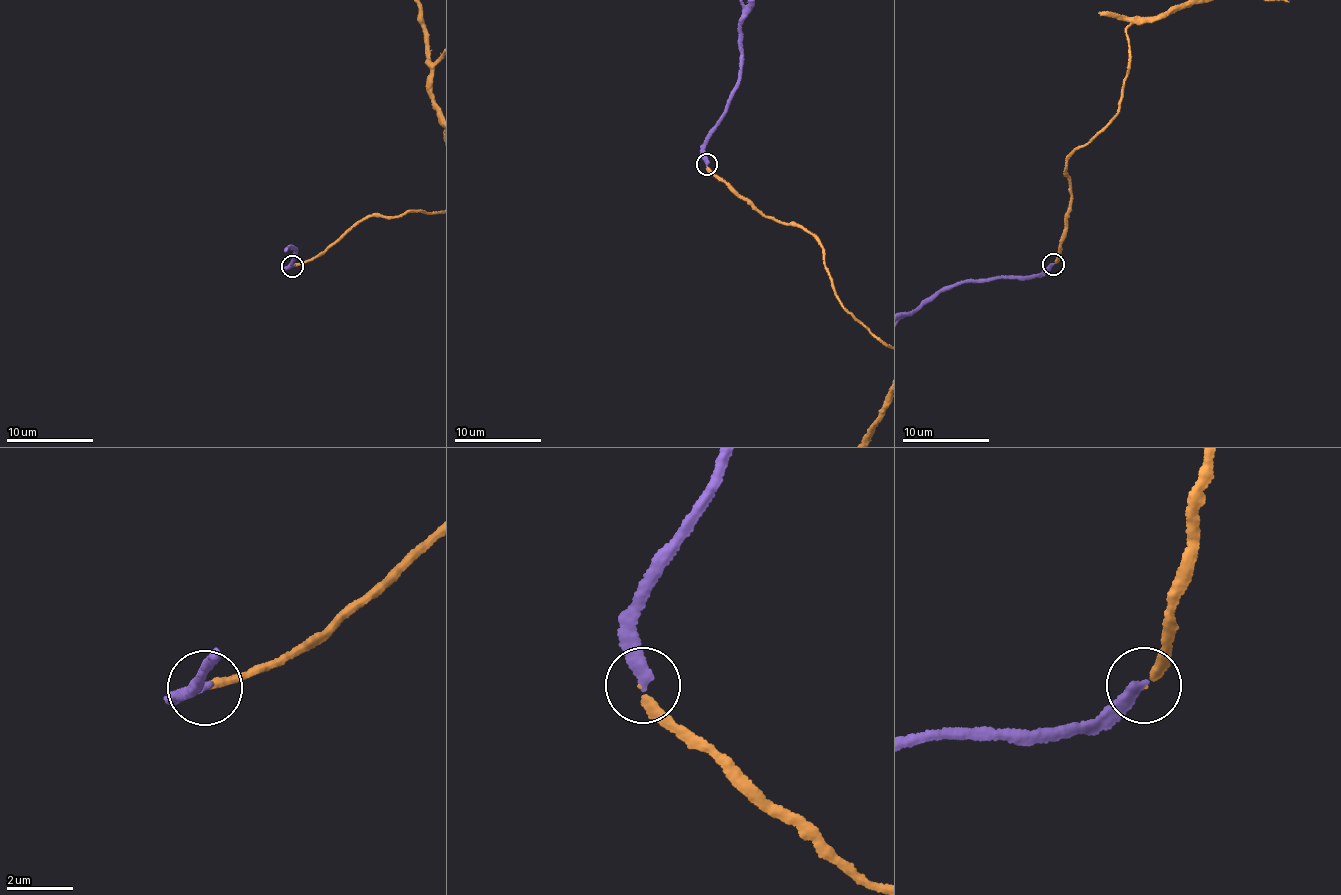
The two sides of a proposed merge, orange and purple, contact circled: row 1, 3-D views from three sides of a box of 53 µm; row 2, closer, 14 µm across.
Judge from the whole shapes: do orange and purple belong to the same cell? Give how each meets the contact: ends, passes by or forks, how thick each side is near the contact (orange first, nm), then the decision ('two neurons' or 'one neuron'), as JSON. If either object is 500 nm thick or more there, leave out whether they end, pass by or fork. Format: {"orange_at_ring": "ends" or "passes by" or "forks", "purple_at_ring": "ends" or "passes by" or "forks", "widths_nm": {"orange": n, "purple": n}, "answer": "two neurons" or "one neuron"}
{"orange_at_ring": "ends", "purple_at_ring": "ends", "widths_nm": {"orange": 240, "purple": 340}, "answer": "two neurons"}

